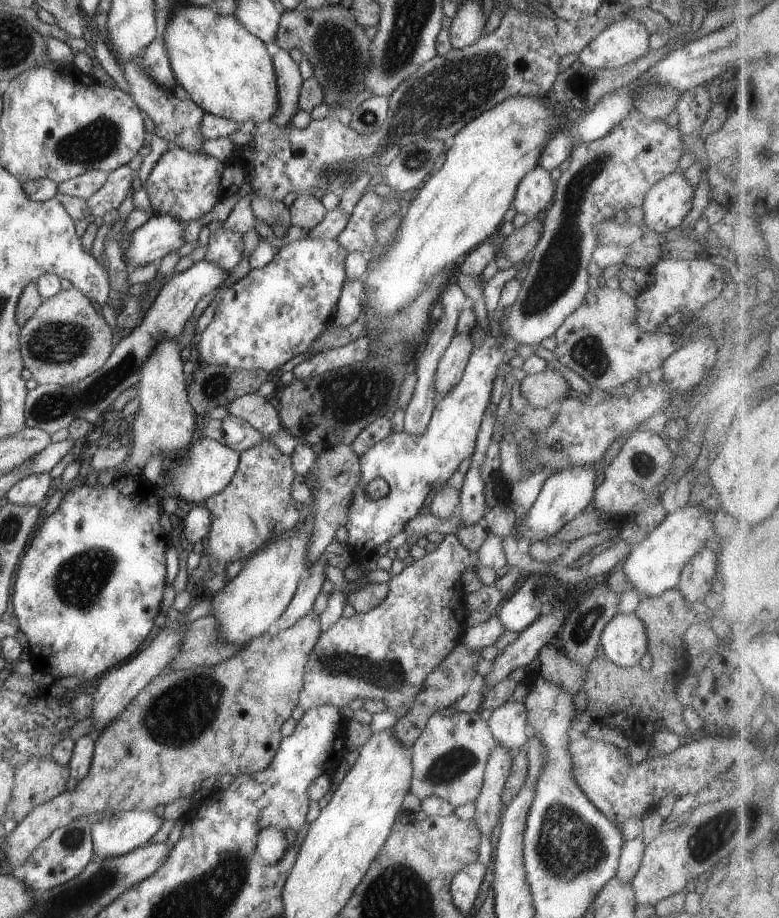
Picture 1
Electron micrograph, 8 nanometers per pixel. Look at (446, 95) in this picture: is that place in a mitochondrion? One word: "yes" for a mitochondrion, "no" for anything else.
yes

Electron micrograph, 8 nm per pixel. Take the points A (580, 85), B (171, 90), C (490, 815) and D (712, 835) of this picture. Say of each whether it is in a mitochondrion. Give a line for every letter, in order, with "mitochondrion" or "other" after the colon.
A: other
B: other
C: mitochondrion
D: mitochondrion

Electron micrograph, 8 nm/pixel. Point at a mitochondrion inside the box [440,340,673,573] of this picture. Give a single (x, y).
(641, 465)

